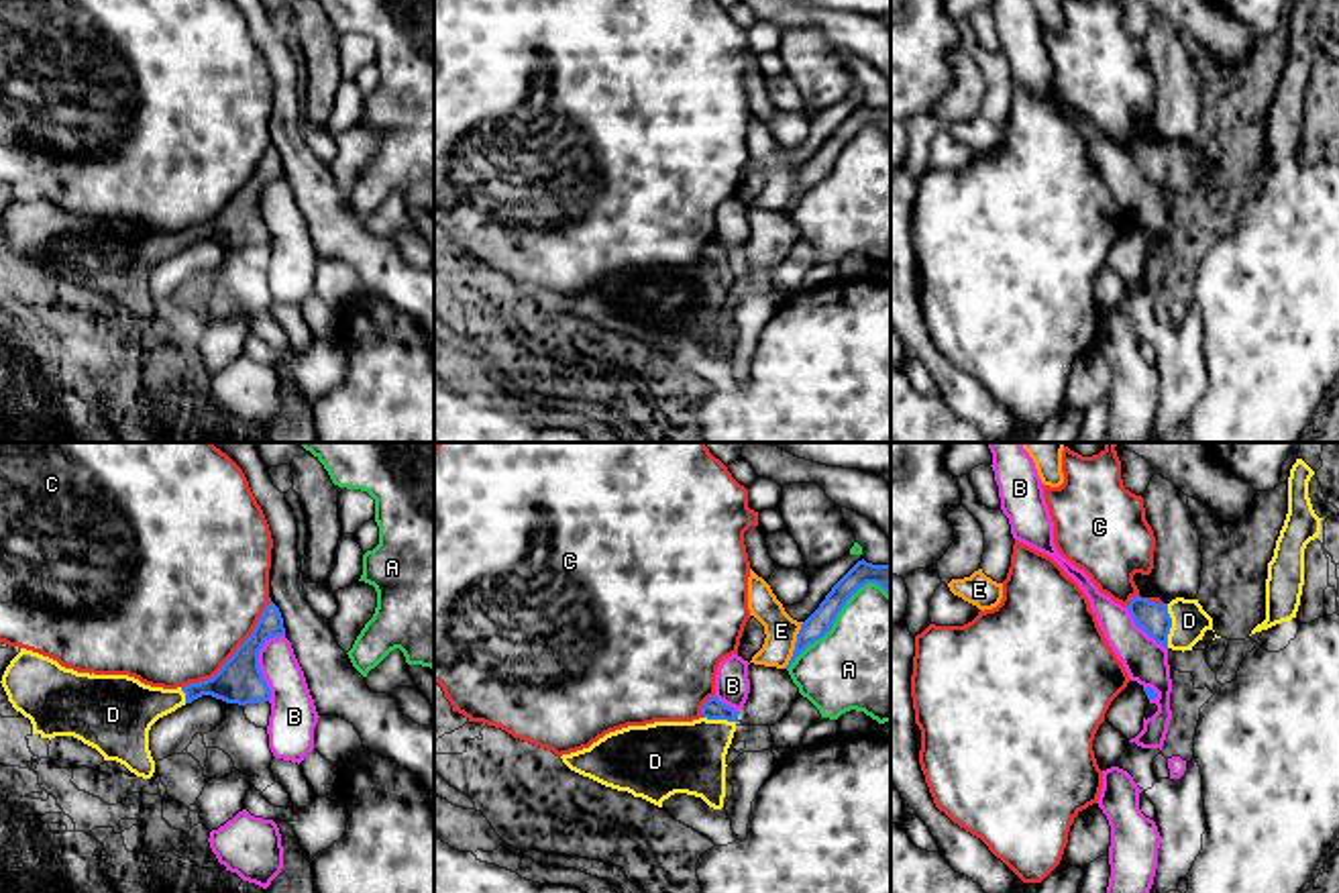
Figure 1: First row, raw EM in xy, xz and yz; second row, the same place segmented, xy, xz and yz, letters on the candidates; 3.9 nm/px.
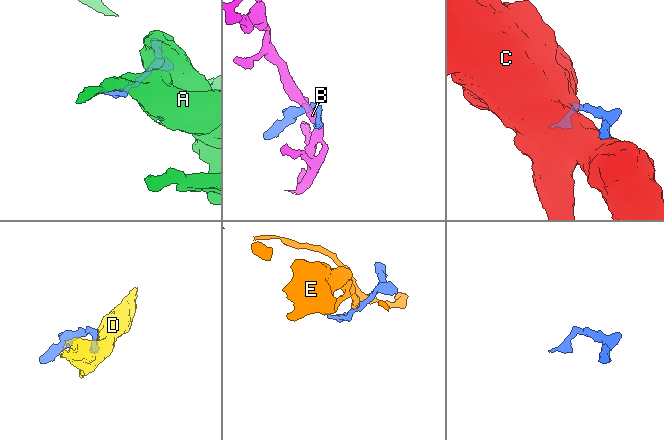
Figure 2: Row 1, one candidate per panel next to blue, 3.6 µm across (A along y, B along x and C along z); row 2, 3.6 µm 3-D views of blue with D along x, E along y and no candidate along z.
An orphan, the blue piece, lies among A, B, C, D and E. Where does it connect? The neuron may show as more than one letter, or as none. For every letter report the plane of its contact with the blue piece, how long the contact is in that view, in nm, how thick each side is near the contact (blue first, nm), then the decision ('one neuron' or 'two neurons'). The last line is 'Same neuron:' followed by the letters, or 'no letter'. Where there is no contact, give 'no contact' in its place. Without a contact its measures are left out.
A: meets blue in xz; contact 500 nm long; 100 nm thick on the blue side, 480 nm on the other; two neurons
B: meets blue in xy; contact 280 nm long; 180 nm thick on the blue side, 180 nm on the other; two neurons
C: meets blue in xy; contact 500 nm long; 180 nm thick on the blue side, 480 nm on the other; two neurons
D: meets blue in yz; contact 180 nm long; 120 nm thick on the blue side, 140 nm on the other; one neuron
E: meets blue in xz; contact 200 nm long; 100 nm thick on the blue side, 130 nm on the other; two neurons
Same neuron: D

